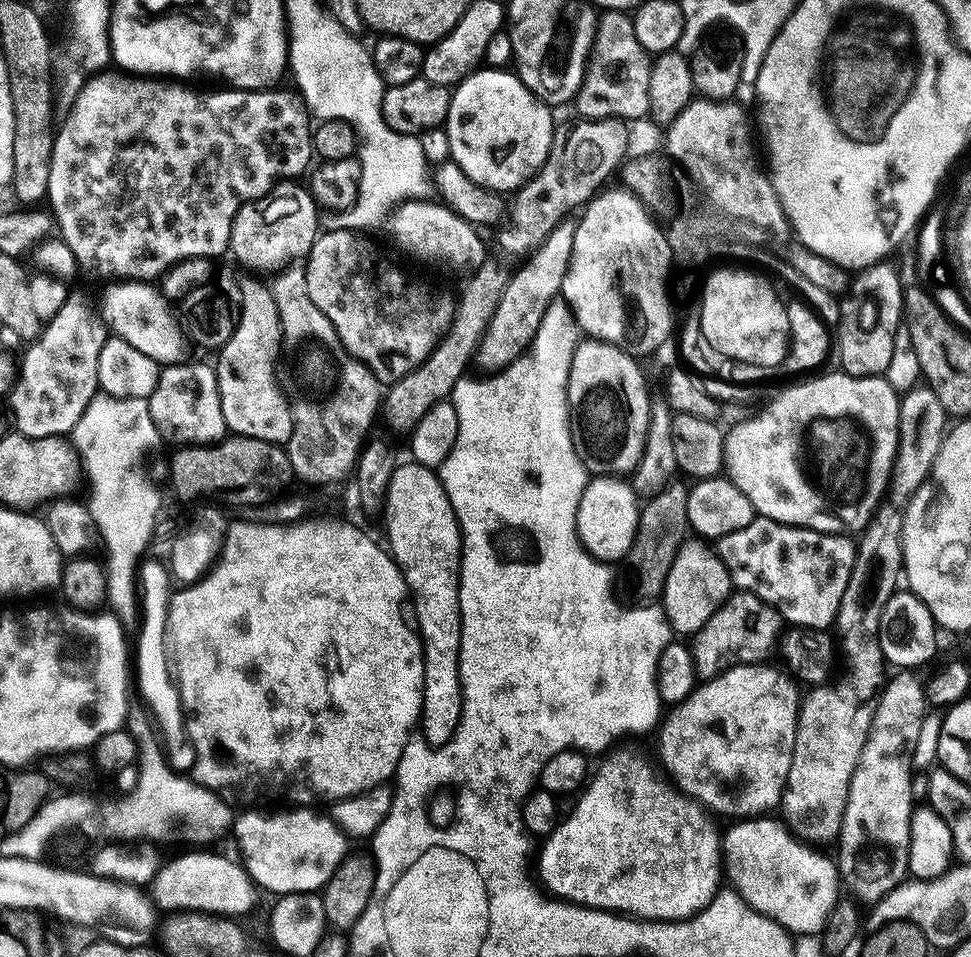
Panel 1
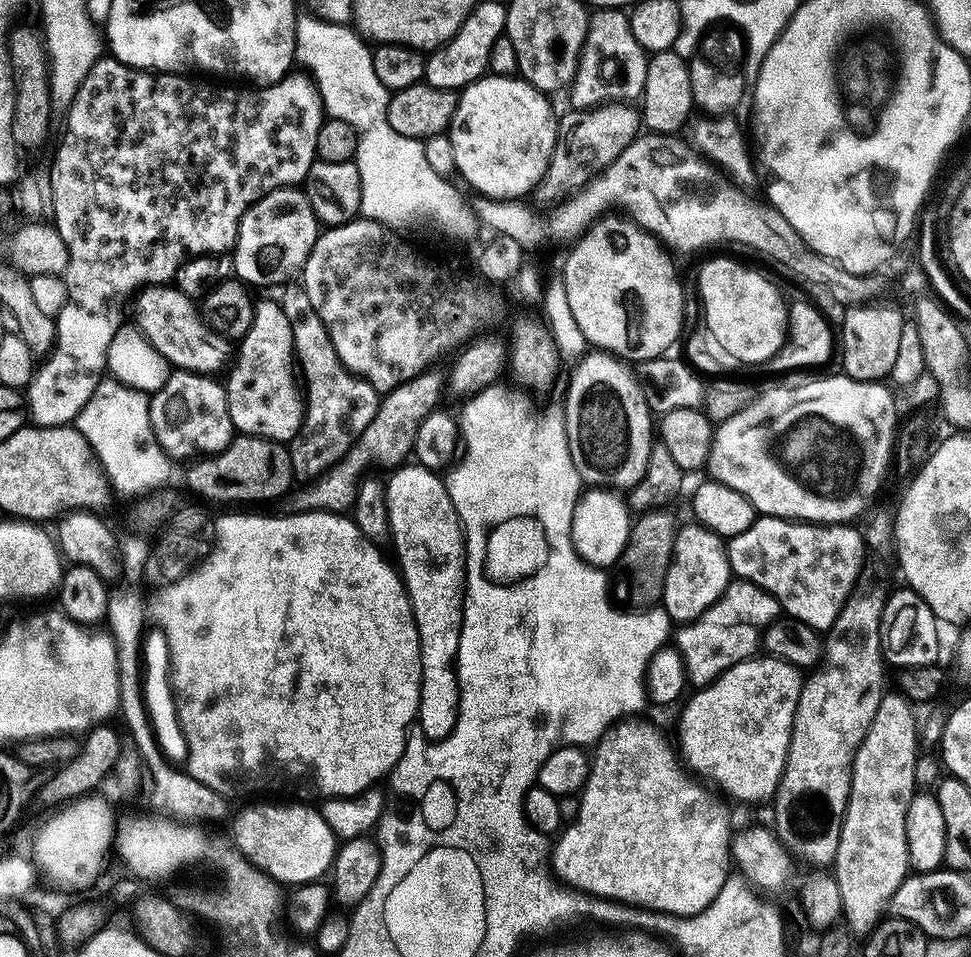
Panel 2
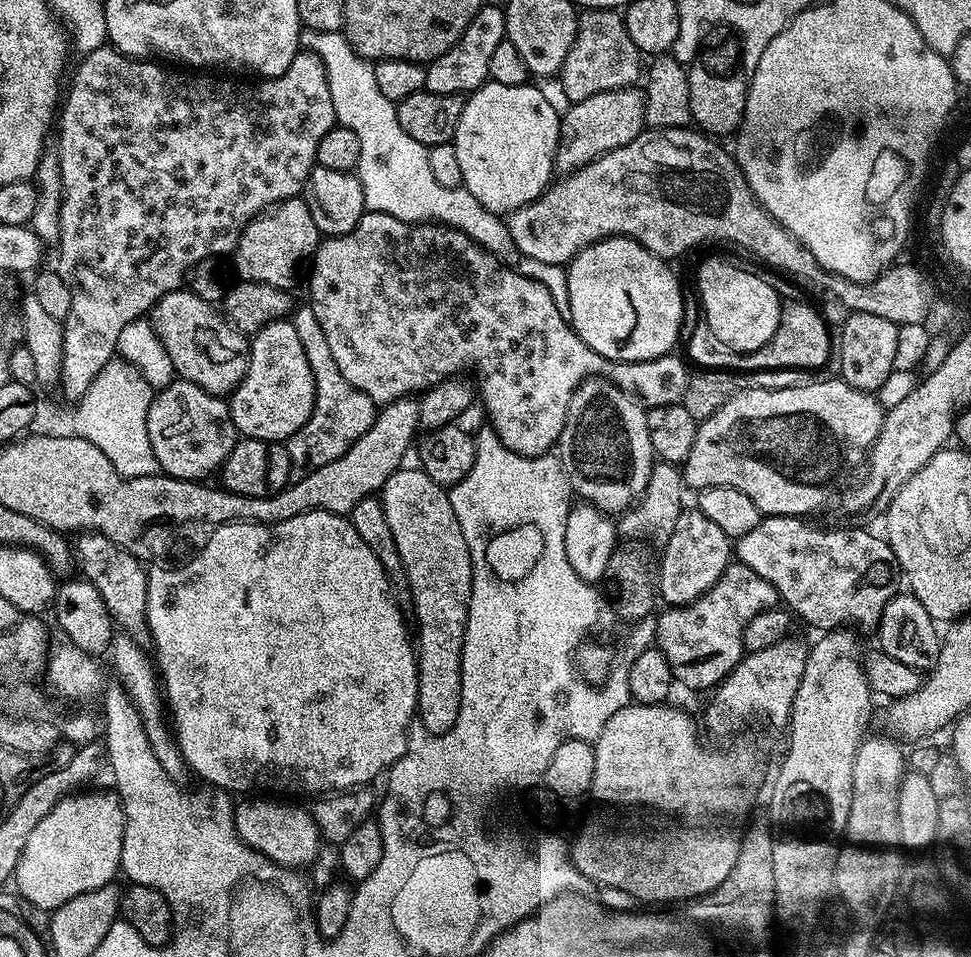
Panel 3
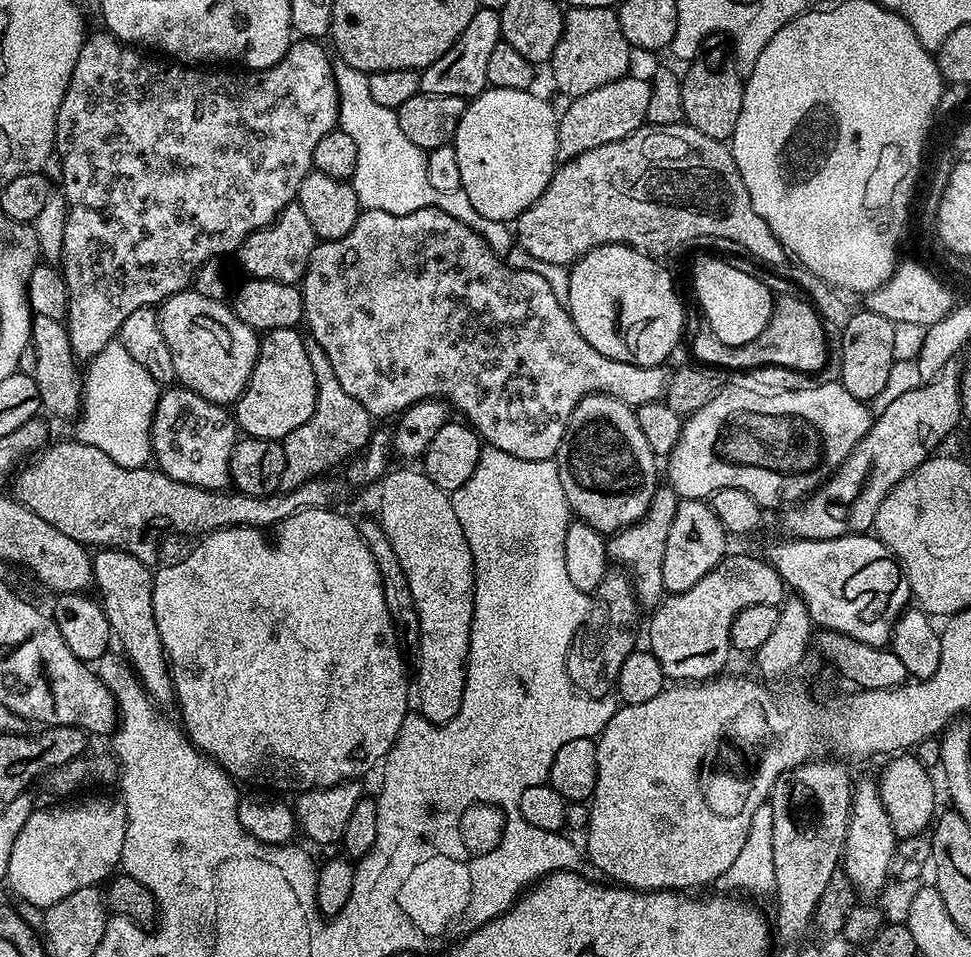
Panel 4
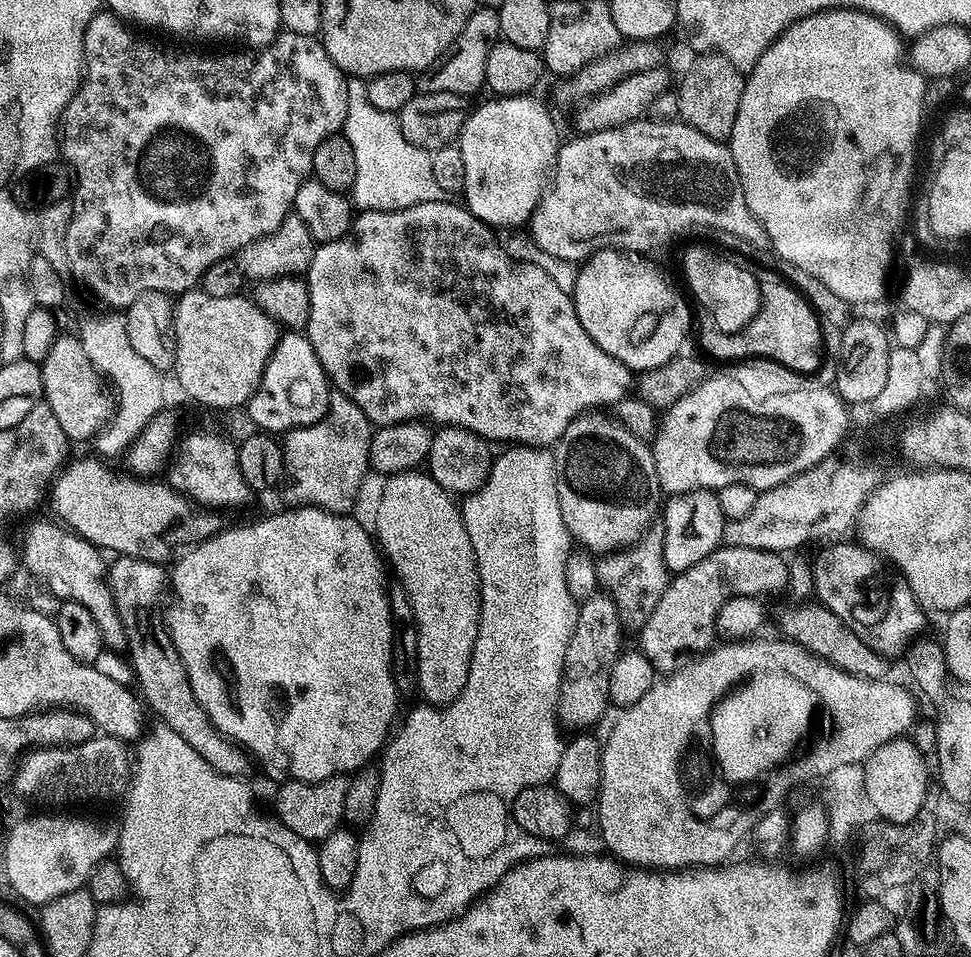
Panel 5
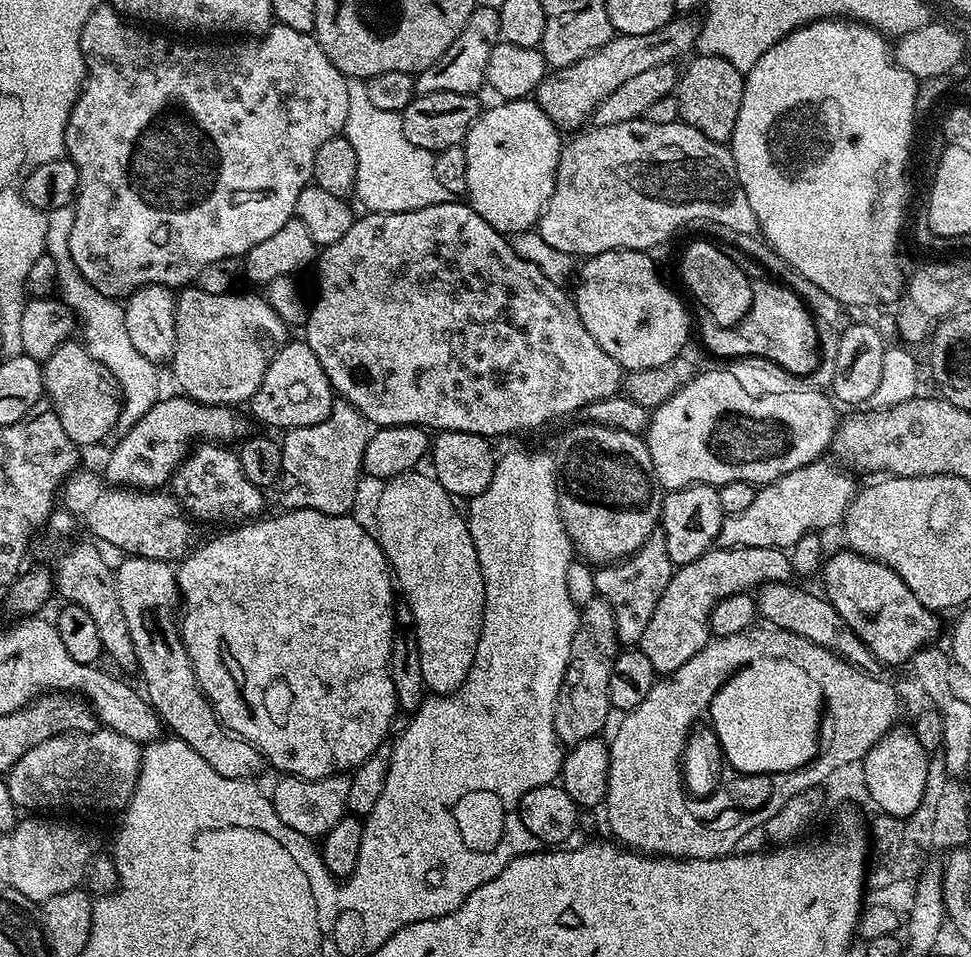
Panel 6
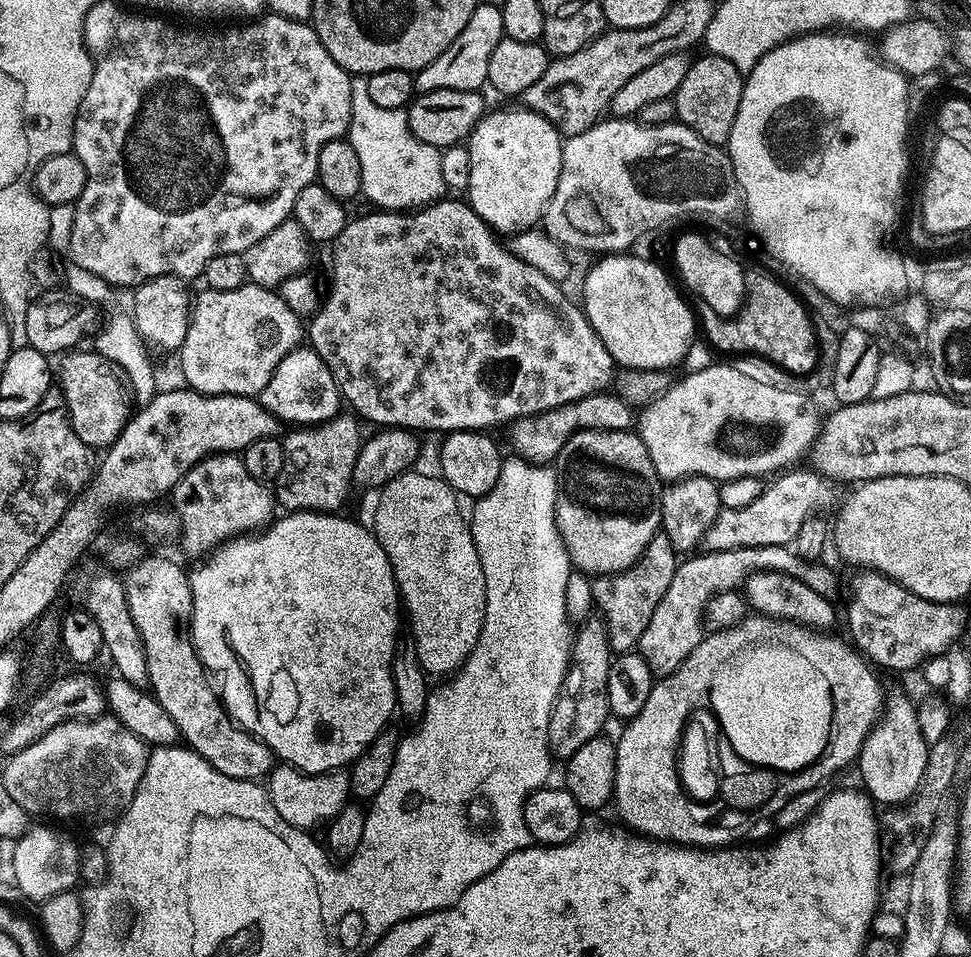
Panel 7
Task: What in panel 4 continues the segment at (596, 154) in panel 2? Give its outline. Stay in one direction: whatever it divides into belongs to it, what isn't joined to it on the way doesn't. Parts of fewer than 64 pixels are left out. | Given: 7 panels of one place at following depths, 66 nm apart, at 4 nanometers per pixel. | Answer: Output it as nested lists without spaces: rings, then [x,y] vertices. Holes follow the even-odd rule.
[[[626,75],[614,82],[606,82],[606,86],[598,86],[598,90],[590,90],[590,94],[582,94],[571,101],[565,112],[561,111],[556,125],[556,155],[561,161],[573,160],[586,150],[594,150],[598,146],[606,146],[634,134],[645,127],[646,109],[650,103],[649,81]]]

